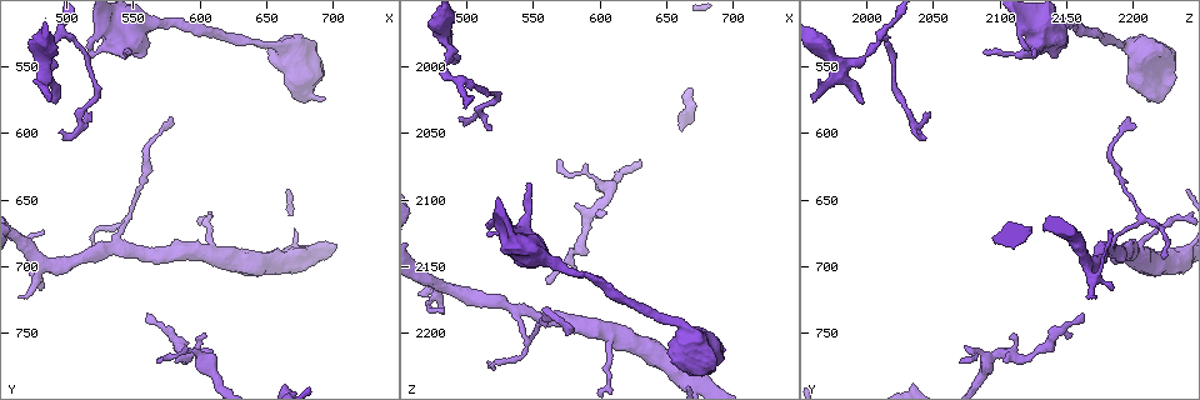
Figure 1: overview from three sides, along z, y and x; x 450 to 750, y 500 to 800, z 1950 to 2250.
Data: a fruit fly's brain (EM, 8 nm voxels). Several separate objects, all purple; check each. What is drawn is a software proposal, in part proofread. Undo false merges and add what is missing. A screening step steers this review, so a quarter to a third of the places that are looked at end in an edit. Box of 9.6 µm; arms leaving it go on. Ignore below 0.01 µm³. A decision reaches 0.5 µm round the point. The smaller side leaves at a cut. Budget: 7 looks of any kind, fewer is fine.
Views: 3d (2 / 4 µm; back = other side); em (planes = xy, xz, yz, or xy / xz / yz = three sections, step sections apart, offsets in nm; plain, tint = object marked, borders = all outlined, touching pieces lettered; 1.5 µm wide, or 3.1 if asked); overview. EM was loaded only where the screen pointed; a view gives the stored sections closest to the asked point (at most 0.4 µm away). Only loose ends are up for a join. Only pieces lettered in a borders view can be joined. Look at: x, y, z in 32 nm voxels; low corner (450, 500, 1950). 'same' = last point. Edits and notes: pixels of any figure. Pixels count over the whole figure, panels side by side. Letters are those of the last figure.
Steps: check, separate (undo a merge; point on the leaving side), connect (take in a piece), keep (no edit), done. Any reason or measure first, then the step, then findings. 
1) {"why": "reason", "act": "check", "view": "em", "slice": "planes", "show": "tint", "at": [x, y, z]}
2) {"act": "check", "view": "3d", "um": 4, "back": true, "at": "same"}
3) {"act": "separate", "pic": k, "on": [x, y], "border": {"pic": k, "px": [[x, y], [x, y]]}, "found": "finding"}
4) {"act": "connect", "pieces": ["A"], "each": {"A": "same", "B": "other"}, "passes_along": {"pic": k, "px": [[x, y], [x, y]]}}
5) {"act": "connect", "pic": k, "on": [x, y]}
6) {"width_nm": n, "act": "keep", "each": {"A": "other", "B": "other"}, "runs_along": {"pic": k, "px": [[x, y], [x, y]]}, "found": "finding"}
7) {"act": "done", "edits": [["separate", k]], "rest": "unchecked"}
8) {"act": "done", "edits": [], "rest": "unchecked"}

{"why": "tapers out", "act": "check", "view": "3d", "um": 2, "at": [558, 734, 2162]}

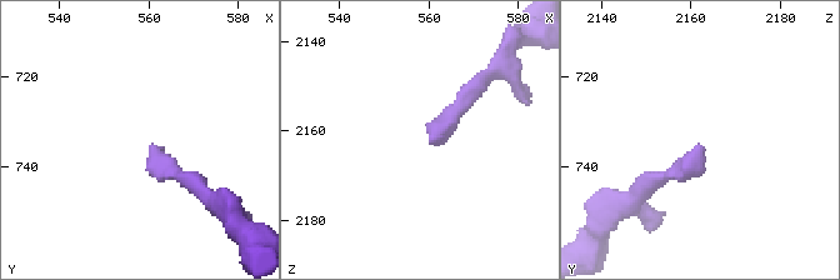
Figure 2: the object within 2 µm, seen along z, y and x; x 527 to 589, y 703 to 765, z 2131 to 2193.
{"why": "shape alone is not enough", "act": "check", "view": "em", "slice": "planes", "show": "plain", "at": [560, 735, 2162]}

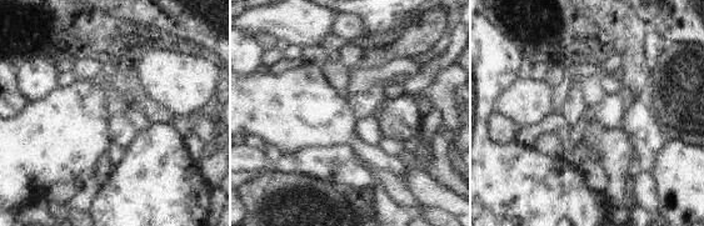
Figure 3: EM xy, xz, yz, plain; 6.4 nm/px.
{"act": "check", "view": "em", "slice": "planes", "show": "borders", "at": "same"}

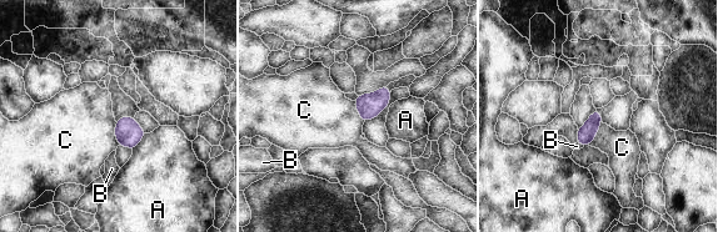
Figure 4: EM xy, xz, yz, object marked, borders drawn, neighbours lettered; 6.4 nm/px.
{"act": "keep", "each": {"A": "other", "B": "other", "C": "other"}, "border": {"pic": 4, "px": [[116, 122], [115, 139], [119, 145]]}, "found": "none of them fits"}

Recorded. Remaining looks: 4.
{"why": "side arm on a straight run", "act": "check", "view": "em", "slice": "xy", "step": 4, "show": "tint", "at": [496, 526, 2010]}

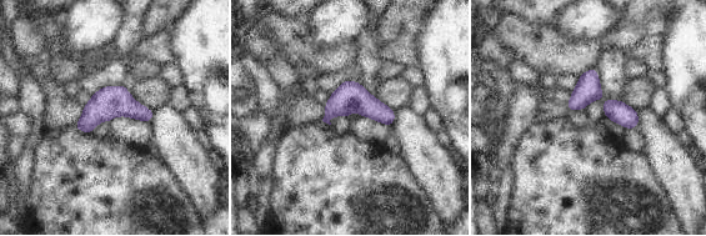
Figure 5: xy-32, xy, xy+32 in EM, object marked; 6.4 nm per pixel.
{"act": "check", "view": "em", "slice": "planes", "show": "tint", "at": "same"}

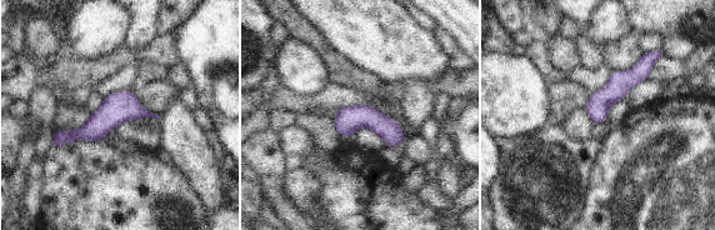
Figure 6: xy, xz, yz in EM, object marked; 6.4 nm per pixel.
{"act": "check", "view": "em", "slice": "planes", "show": "borders", "at": "same"}

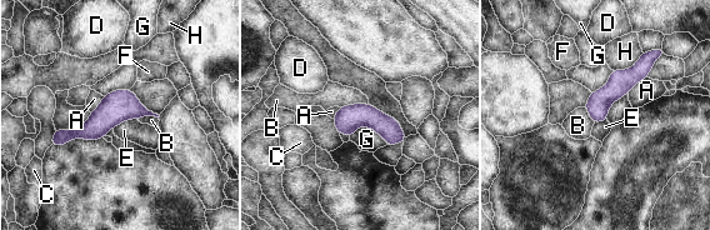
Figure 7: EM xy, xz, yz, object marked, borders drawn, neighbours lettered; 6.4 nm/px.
{"longest_contact_nm": ["G", 260], "act": "keep", "each": {"A": "other", "B": "other", "C": "other", "D": "other", "E": "other", "F": "other", "G": "other", "H": "other"}, "border": {"pic": 7, "px": [[350, 136], [369, 126], [388, 144]]}, "found": "all the same cell"}

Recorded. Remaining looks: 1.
{"act": "done", "edits": [], "rest": "unchecked"}

